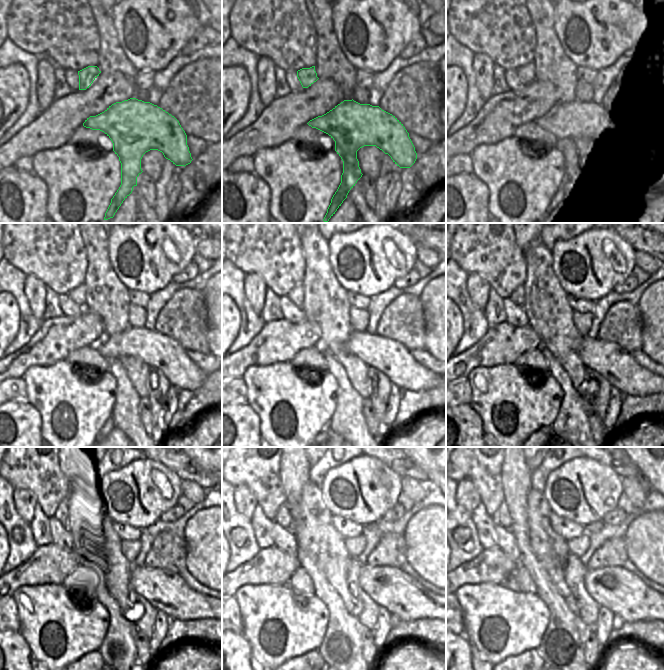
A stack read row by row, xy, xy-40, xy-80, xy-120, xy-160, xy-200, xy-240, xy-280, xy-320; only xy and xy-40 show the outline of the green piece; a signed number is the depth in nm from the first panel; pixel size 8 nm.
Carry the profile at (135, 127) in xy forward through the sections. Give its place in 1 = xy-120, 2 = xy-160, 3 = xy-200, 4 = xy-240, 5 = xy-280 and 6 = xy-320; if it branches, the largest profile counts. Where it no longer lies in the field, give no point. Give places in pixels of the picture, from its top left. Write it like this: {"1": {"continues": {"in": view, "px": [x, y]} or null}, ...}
{"1": {"continues": {"in": "xy-120", "px": [161, 352]}}, "2": {"continues": {"in": "xy-160", "px": [391, 358]}}, "3": {"continues": {"in": "xy-200", "px": [617, 365]}}, "4": {"continues": {"in": "xy-240", "px": [165, 590]}}, "5": {"continues": {"in": "xy-280", "px": [390, 588]}}, "6": {"continues": {"in": "xy-320", "px": [617, 589]}}}

